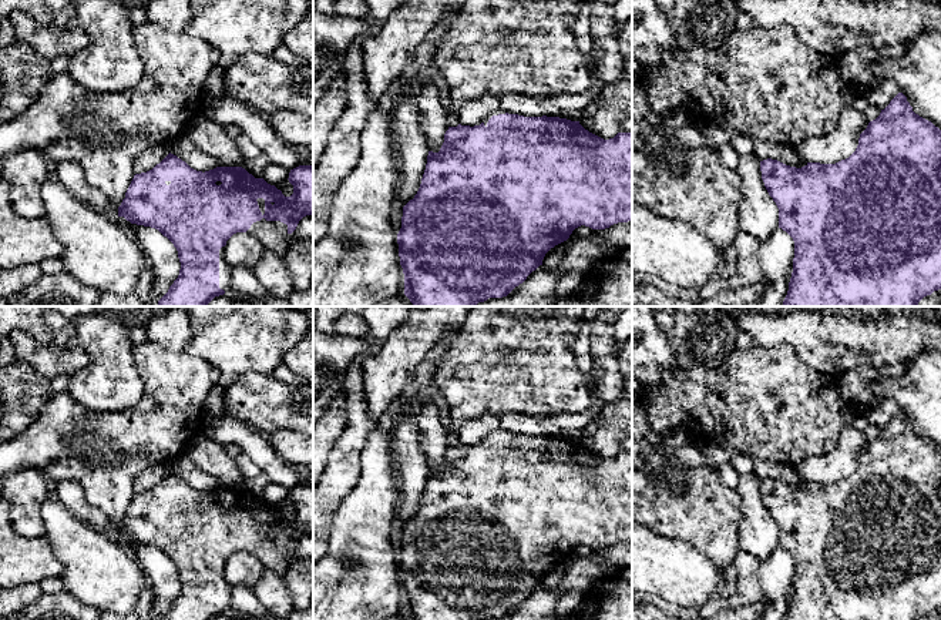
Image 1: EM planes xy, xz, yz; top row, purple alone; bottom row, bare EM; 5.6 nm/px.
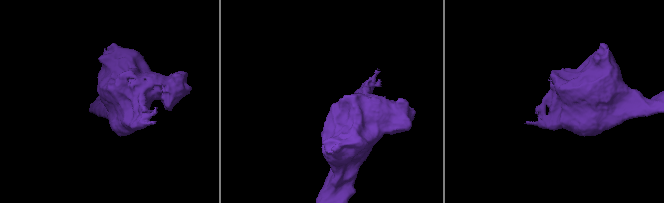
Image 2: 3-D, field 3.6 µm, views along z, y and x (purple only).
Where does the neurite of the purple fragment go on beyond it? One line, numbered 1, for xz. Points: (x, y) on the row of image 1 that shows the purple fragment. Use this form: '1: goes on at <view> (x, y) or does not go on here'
1: goes on at xz (500, 111)

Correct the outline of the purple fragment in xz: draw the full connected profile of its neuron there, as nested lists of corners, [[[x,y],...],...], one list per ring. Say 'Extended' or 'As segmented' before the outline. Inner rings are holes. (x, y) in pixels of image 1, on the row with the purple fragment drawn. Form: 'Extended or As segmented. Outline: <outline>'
Extended. Outline: [[[498,110],[487,115],[480,125],[448,127],[440,151],[429,151],[420,188],[403,207],[401,228],[397,234],[404,295],[414,306],[475,306],[488,298],[503,298],[542,265],[545,254],[567,241],[575,228],[585,225],[592,229],[605,229],[628,221],[632,221],[632,133],[618,133],[614,138],[604,140],[585,130],[579,121],[547,115],[524,117]]]

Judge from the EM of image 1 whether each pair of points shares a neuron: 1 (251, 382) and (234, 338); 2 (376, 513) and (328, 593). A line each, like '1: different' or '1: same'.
1: different
2: same

